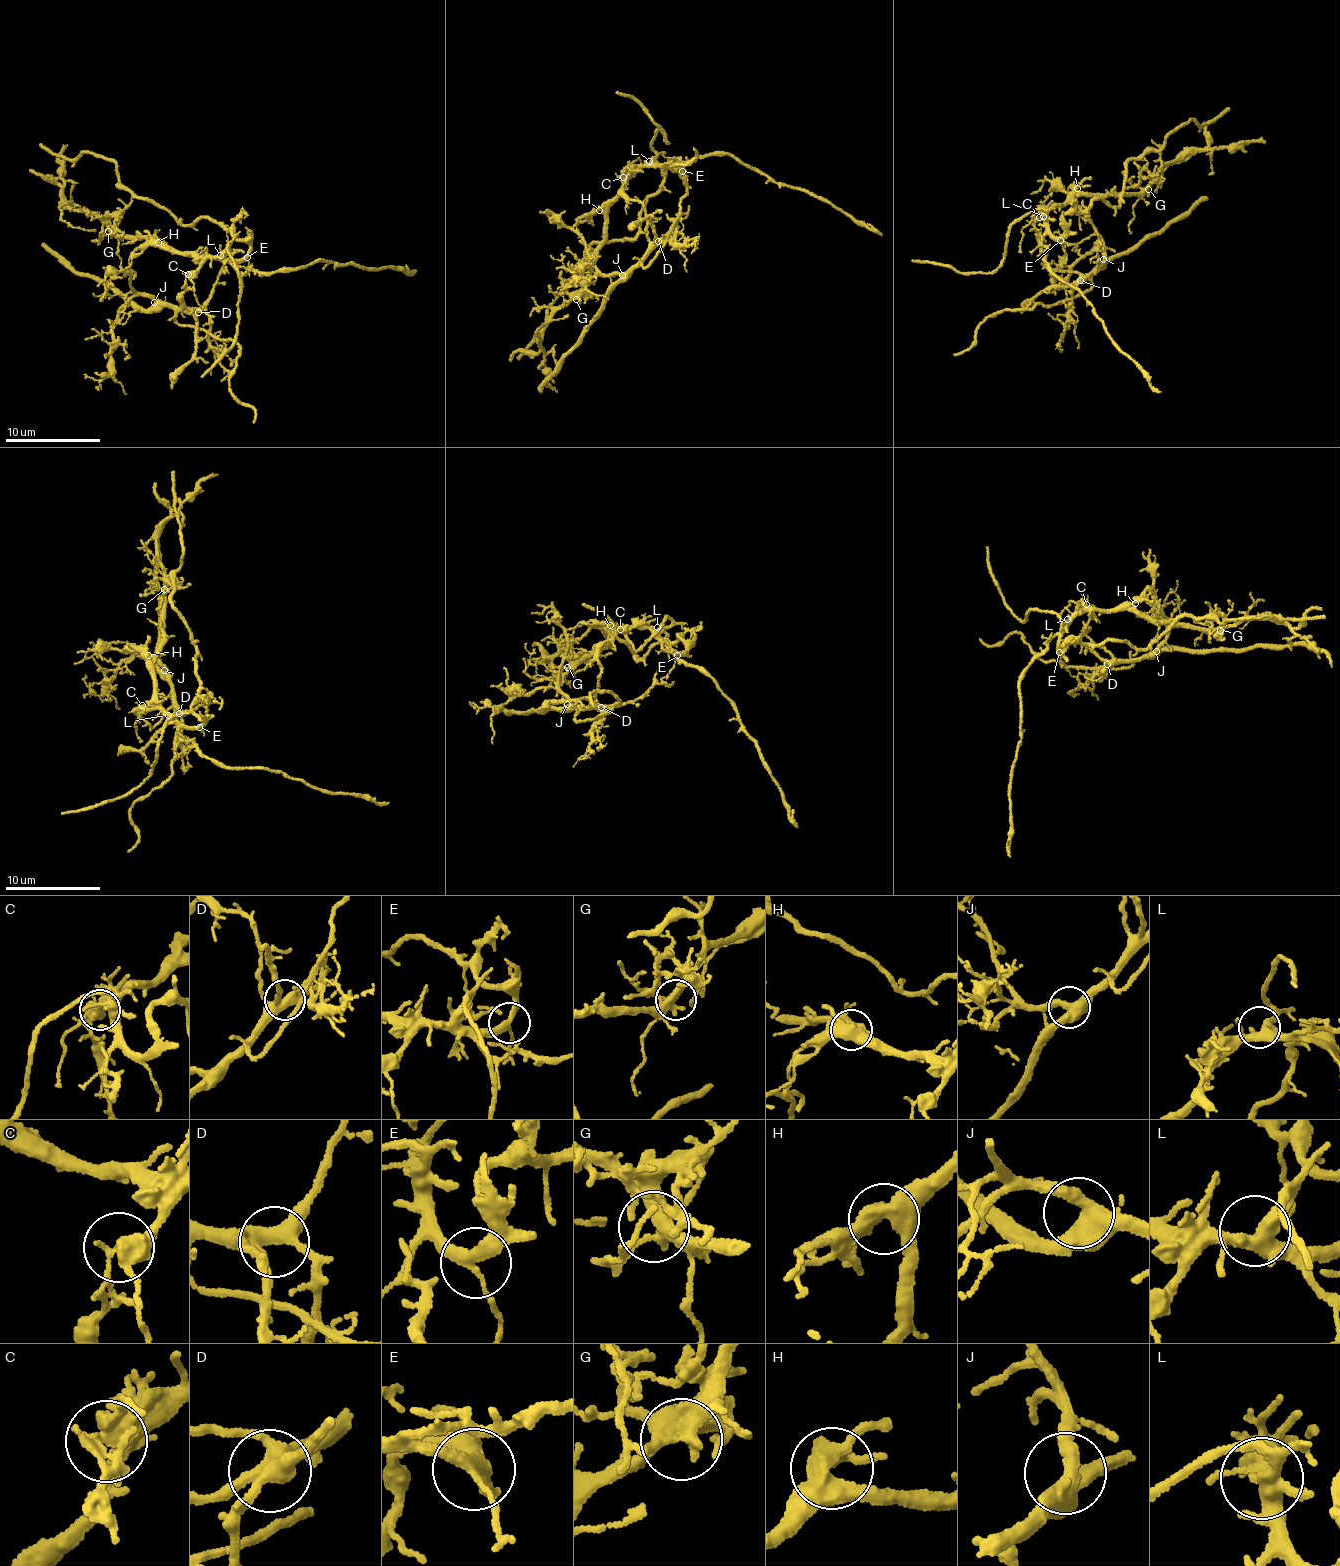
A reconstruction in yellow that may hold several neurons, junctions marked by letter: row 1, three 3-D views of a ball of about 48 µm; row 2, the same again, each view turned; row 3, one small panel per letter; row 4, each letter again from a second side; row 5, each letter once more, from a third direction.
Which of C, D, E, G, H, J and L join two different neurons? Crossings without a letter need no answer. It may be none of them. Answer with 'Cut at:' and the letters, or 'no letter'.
Cut at: C

